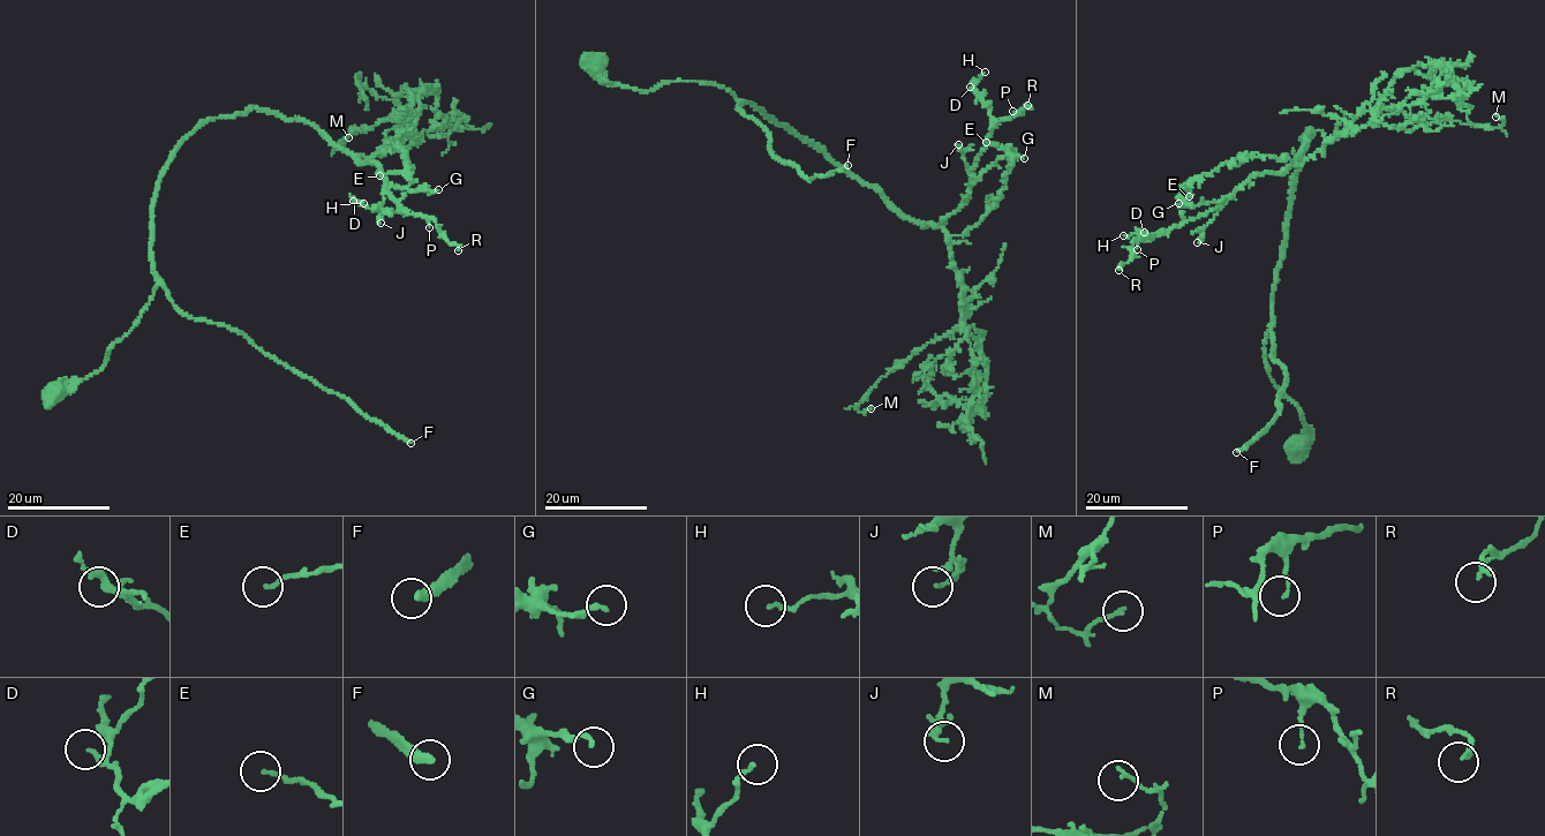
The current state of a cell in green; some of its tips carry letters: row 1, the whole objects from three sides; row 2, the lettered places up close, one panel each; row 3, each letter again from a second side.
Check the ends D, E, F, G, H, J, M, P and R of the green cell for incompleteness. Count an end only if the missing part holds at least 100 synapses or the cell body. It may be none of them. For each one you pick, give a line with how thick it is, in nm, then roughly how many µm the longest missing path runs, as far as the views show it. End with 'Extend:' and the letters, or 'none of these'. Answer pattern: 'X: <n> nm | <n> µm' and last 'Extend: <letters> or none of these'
F: 320 nm | 200 µm
Extend: F

